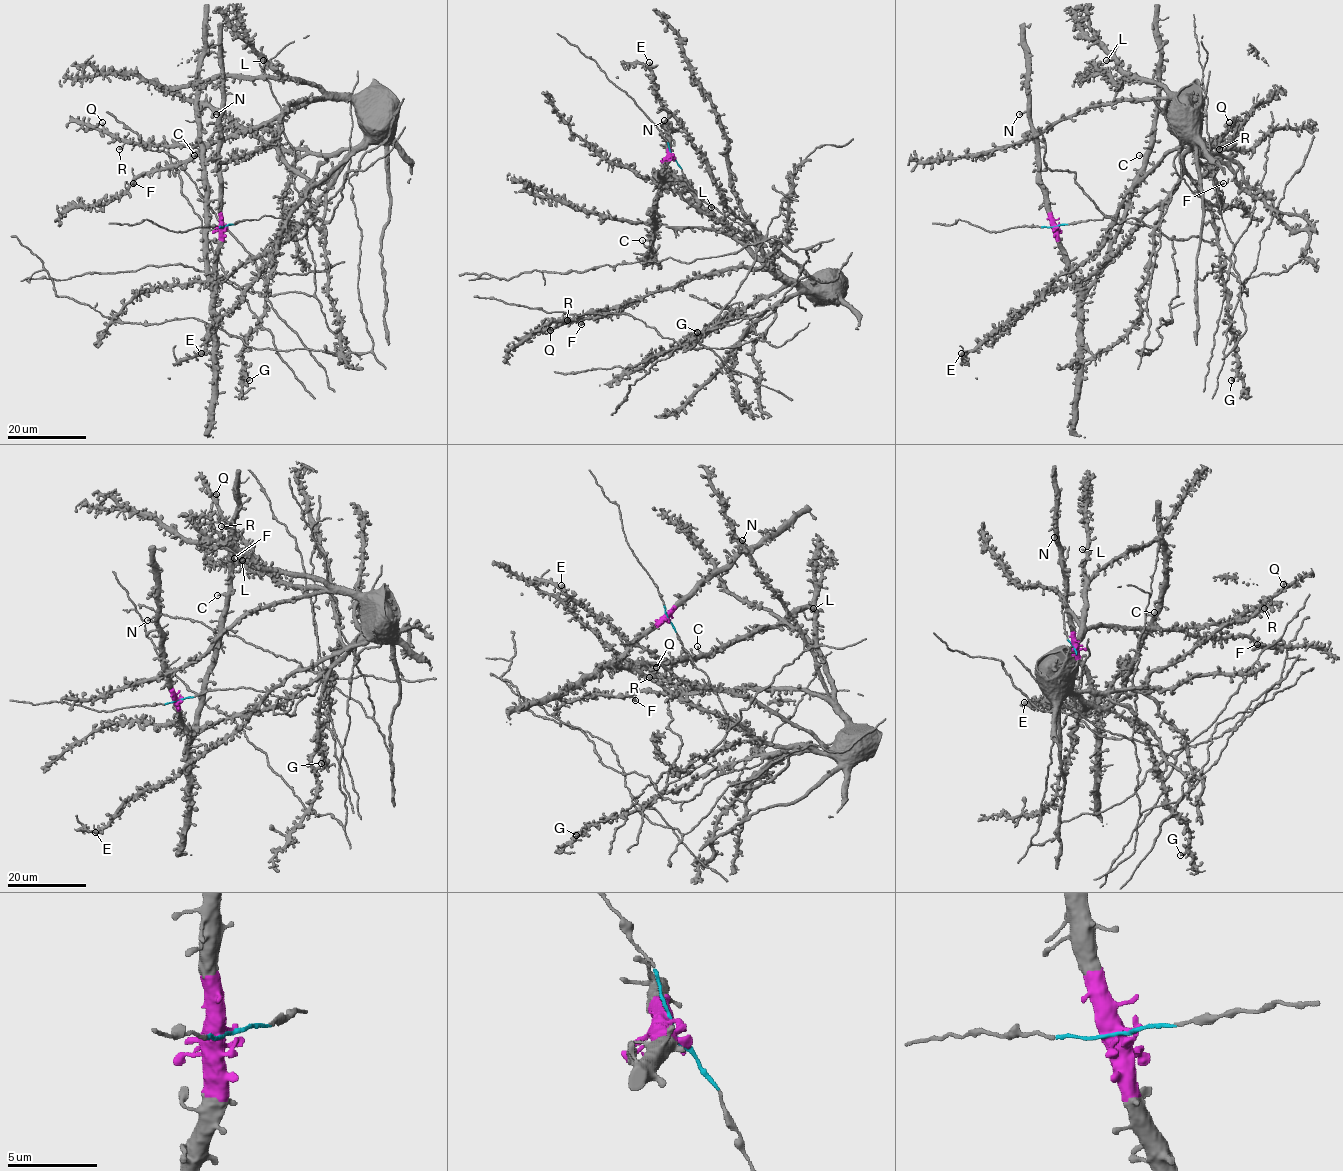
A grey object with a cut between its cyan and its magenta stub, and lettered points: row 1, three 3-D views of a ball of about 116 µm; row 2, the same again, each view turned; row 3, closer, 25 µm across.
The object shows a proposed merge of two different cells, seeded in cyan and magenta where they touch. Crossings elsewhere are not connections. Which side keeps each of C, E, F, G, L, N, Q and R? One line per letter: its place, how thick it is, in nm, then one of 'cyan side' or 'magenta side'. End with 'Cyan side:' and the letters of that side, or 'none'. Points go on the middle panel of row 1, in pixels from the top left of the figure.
C: at (642, 240); 130 nm thick; magenta side
E: at (649, 62); 440 nm thick; cyan side
F: at (581, 324); 480 nm thick; cyan side
G: at (697, 332); 360 nm thick; cyan side
L: at (711, 207); 200 nm thick; cyan side
N: at (664, 120); 260 nm thick; magenta side
Q: at (550, 330); 340 nm thick; cyan side
R: at (567, 320); 400 nm thick; cyan side
Cyan side: E, F, G, L, Q, R

